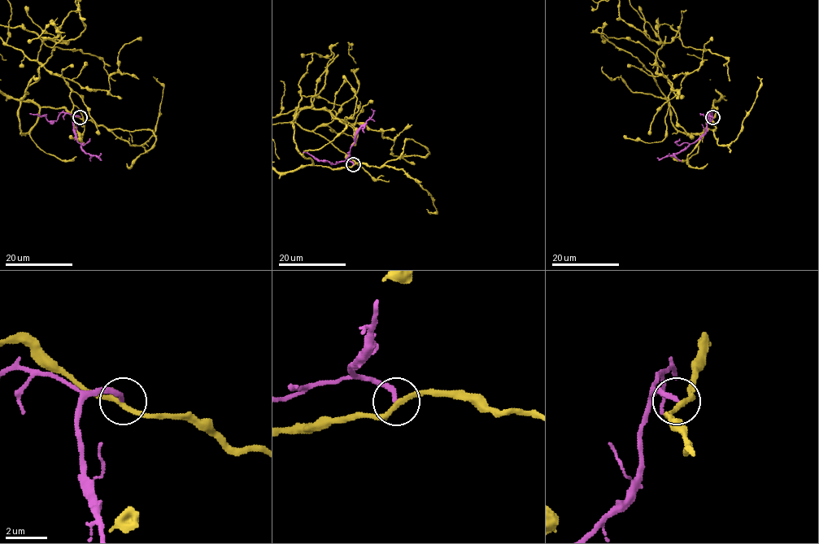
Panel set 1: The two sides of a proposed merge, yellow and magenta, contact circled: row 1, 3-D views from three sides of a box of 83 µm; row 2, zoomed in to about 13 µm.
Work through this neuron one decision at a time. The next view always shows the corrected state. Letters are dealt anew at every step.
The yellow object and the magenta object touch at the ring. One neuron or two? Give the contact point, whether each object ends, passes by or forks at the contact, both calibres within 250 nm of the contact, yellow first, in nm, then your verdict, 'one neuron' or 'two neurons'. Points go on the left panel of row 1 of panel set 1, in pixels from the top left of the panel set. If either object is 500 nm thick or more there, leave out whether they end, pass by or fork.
(80, 117) | yellow passes by | magenta ends | 240/240 nm | two neurons

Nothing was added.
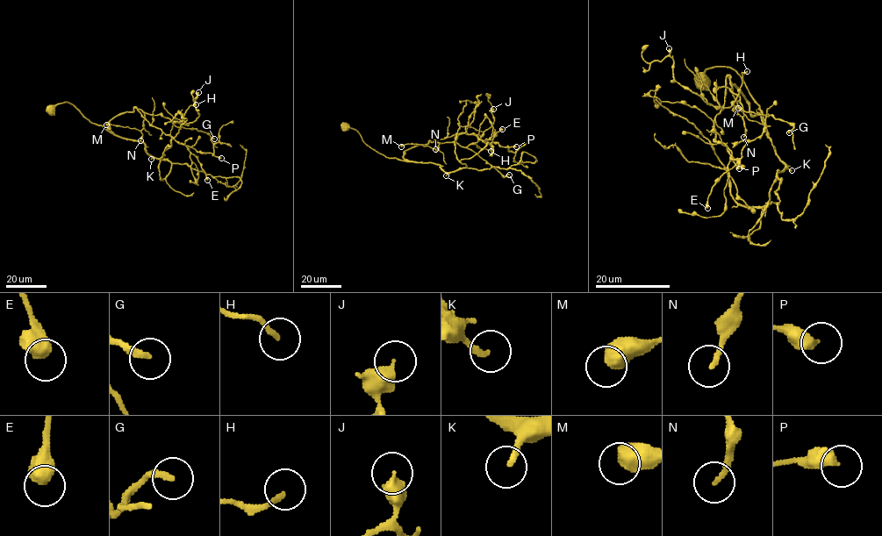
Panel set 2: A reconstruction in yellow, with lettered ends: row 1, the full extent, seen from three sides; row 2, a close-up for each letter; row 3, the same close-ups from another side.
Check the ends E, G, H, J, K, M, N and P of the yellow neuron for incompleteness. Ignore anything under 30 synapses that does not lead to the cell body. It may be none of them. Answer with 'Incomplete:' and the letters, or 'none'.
Incomplete: G, H, N

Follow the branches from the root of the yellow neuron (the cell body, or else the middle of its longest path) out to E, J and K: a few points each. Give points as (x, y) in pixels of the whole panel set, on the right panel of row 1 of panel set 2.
E: (702, 80), (707, 68), (733, 68), (764, 122), (727, 76), (713, 130), (734, 164), (713, 187), (707, 208)
J: (702, 80), (707, 68), (733, 68), (764, 124), (729, 75), (740, 97), (729, 107), (684, 89), (669, 48)
K: (702, 80), (705, 72), (710, 67), (730, 67), (737, 73), (759, 105), (775, 154), (792, 170)

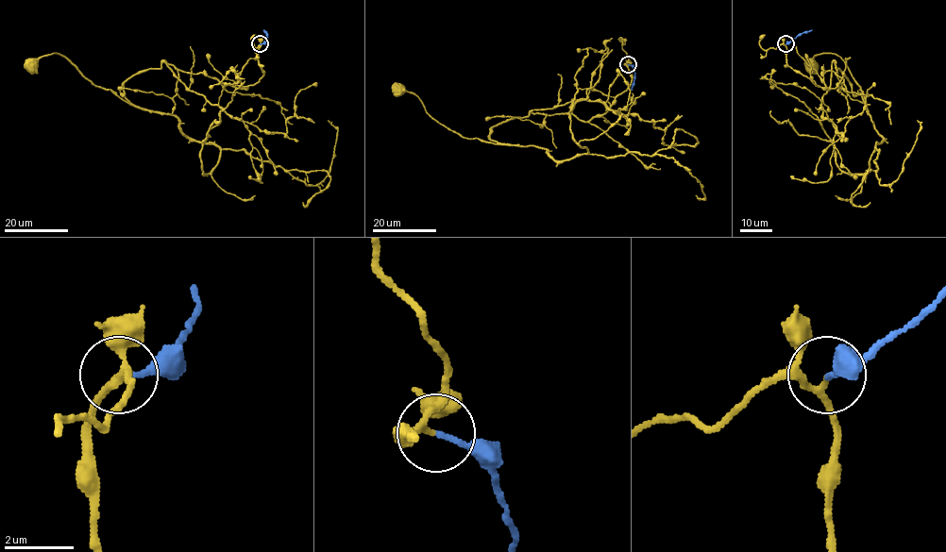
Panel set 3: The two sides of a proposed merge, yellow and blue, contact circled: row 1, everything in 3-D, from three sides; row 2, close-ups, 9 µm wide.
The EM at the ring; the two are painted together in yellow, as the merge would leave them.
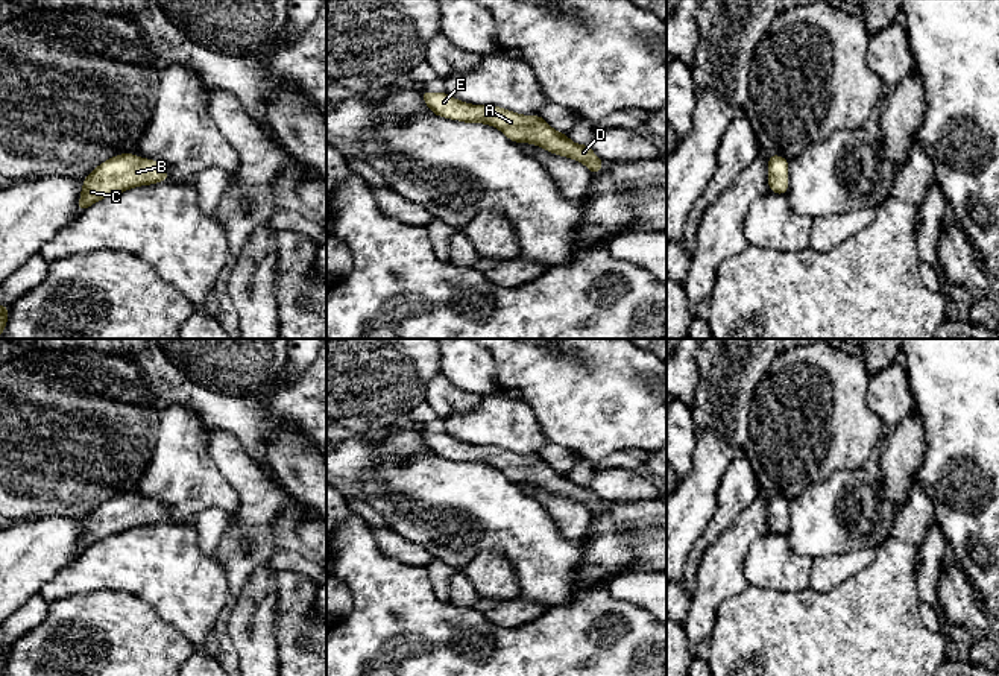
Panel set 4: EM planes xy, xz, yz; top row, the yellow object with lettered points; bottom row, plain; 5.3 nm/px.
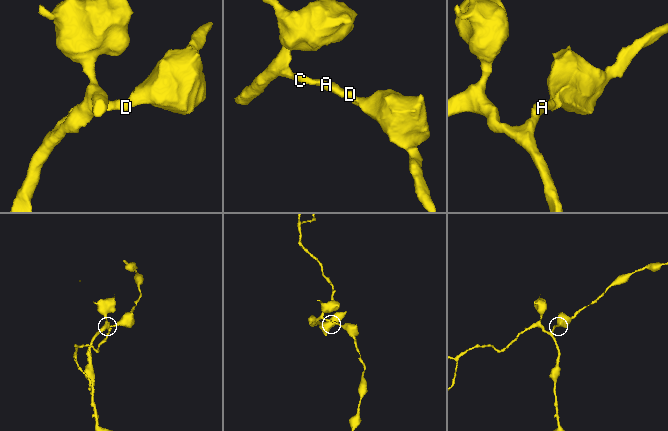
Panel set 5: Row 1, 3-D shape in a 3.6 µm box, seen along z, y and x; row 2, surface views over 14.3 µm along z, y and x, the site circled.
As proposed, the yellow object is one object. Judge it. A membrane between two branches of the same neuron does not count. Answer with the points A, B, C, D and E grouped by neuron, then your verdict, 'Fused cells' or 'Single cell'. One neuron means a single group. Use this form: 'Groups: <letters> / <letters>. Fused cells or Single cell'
Groups: A B C D E. Single cell

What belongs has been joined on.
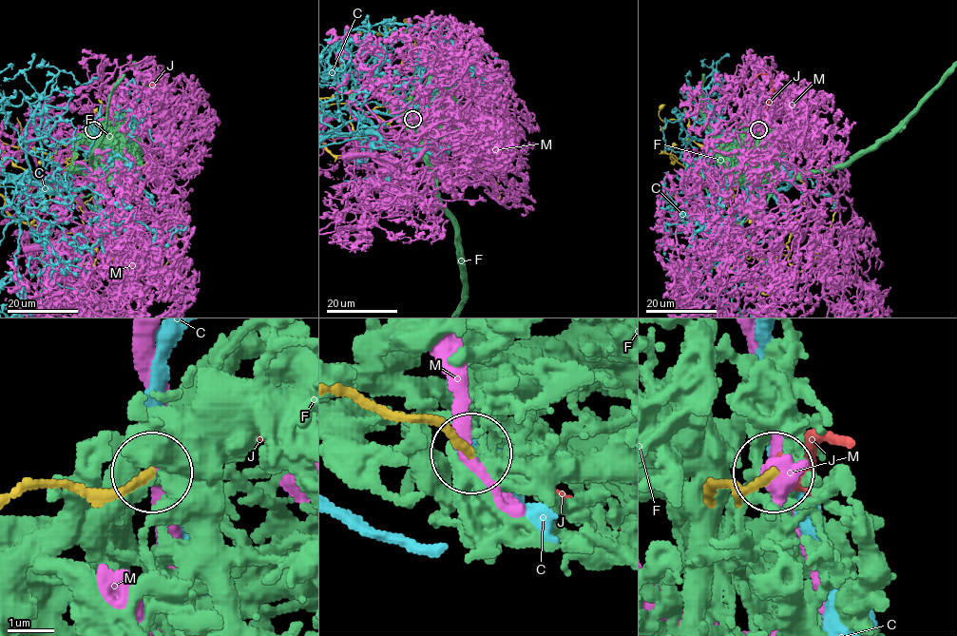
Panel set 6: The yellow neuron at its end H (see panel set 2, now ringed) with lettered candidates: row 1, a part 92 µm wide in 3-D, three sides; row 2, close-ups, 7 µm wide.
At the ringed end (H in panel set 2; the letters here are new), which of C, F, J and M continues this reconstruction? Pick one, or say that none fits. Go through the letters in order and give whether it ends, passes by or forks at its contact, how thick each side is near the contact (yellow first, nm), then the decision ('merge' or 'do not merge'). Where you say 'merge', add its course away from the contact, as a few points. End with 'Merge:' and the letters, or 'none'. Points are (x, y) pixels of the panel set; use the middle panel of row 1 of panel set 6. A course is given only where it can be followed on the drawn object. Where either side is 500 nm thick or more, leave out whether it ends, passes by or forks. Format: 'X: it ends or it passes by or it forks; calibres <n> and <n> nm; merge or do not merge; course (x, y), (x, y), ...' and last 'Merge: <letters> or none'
C: it passes by; calibres 180 and 340 nm; do not merge
F: it forks; calibres 190 and 190 nm; do not merge
J: it ends; calibres 180 and 480 nm; merge
M: it passes by; calibres 180 and 360 nm; do not merge
Merge: J

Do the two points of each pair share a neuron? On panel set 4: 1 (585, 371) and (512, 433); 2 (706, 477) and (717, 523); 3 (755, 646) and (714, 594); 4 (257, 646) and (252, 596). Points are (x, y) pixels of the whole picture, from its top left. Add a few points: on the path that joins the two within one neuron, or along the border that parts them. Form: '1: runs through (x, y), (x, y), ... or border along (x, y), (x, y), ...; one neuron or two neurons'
1: border along (524, 400), (550, 441); two neurons
2: border along (721, 479), (717, 488), (715, 514), (696, 544); two neurons
3: border along (749, 585), (720, 605), (714, 629), (709, 635); two neurons
4: runs through (252, 634), (252, 608); one neuron

